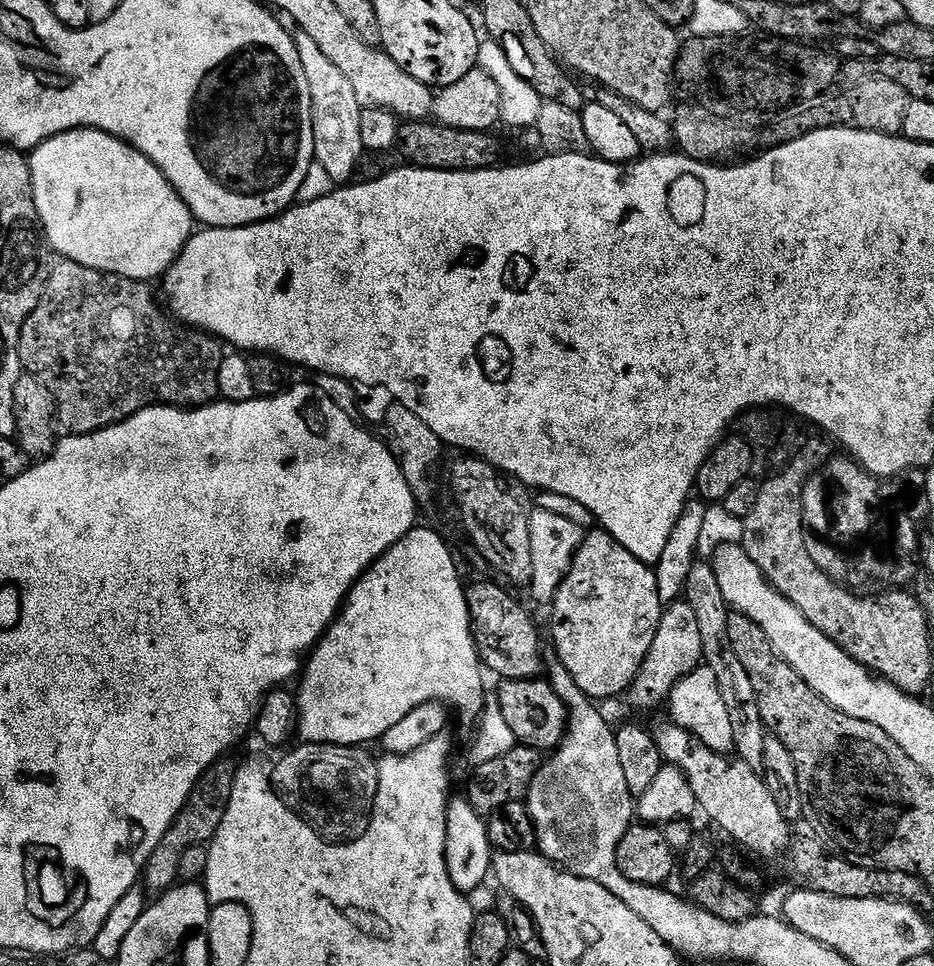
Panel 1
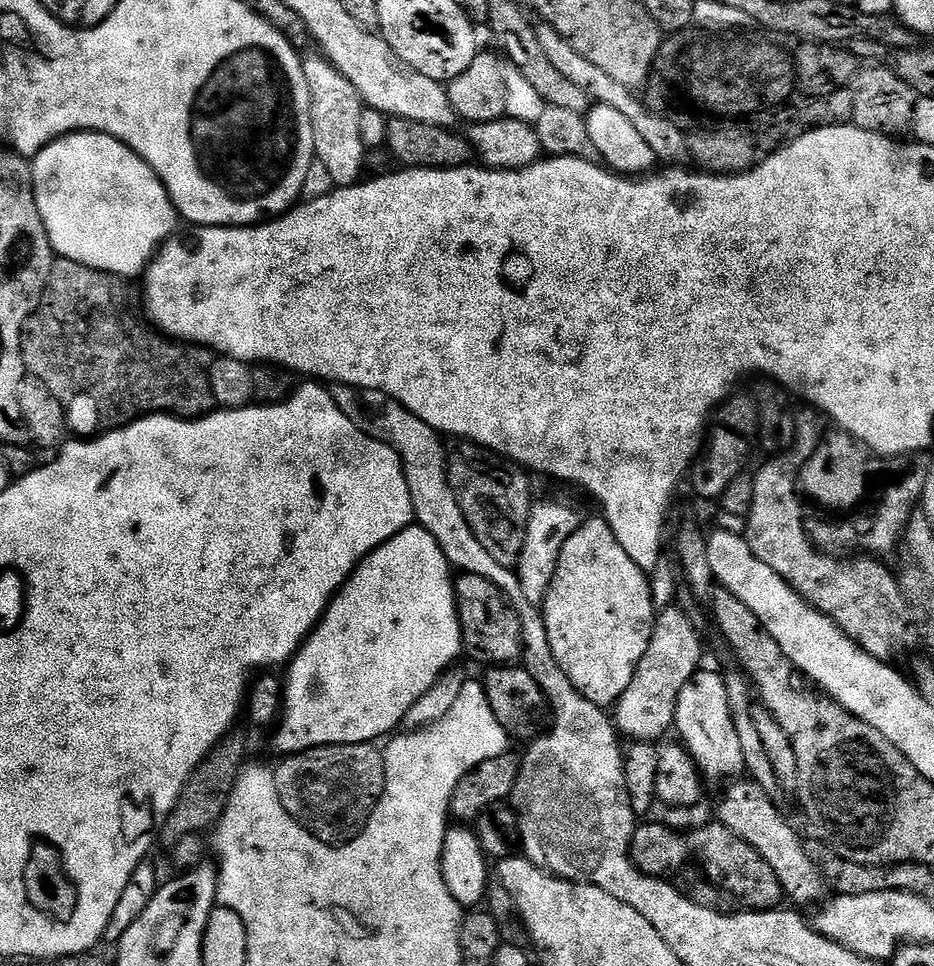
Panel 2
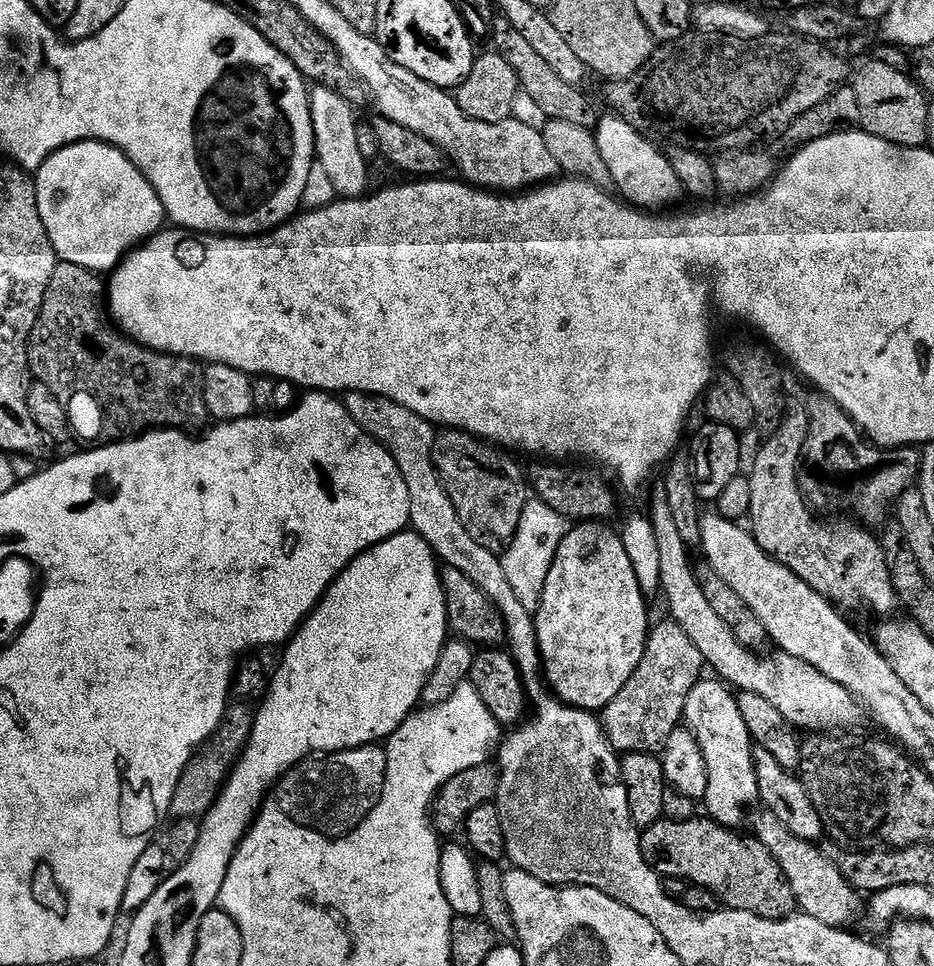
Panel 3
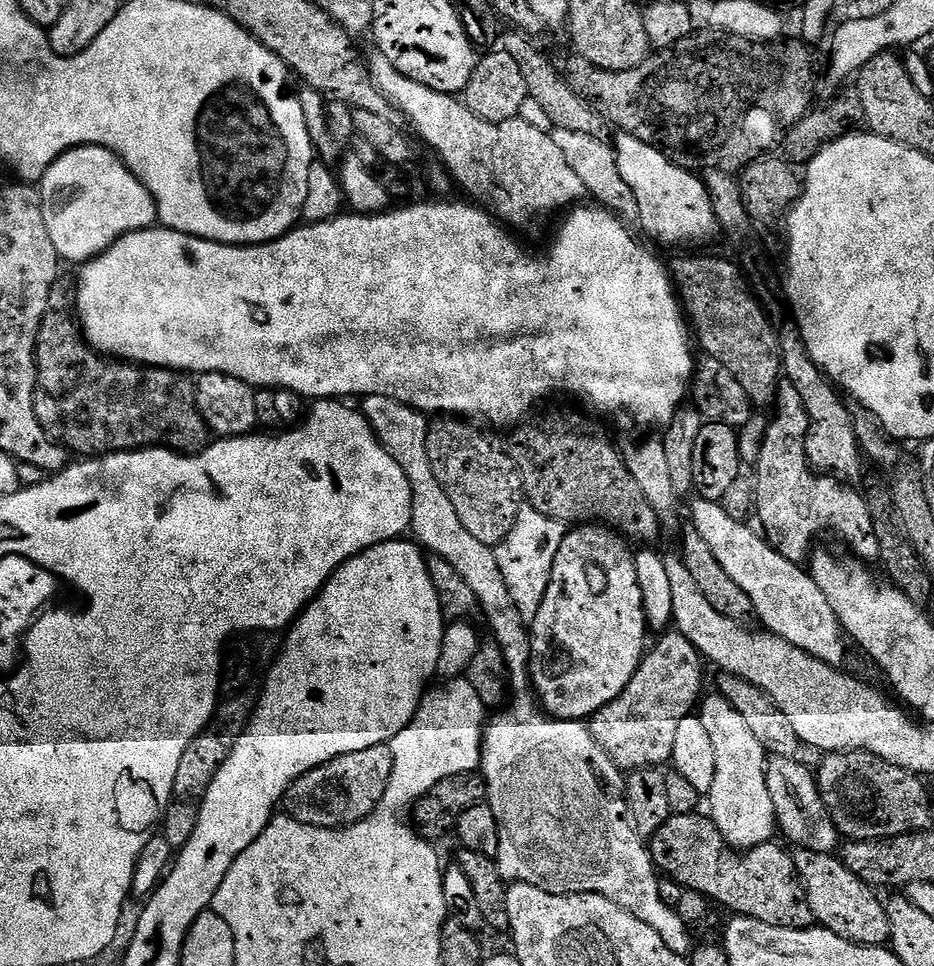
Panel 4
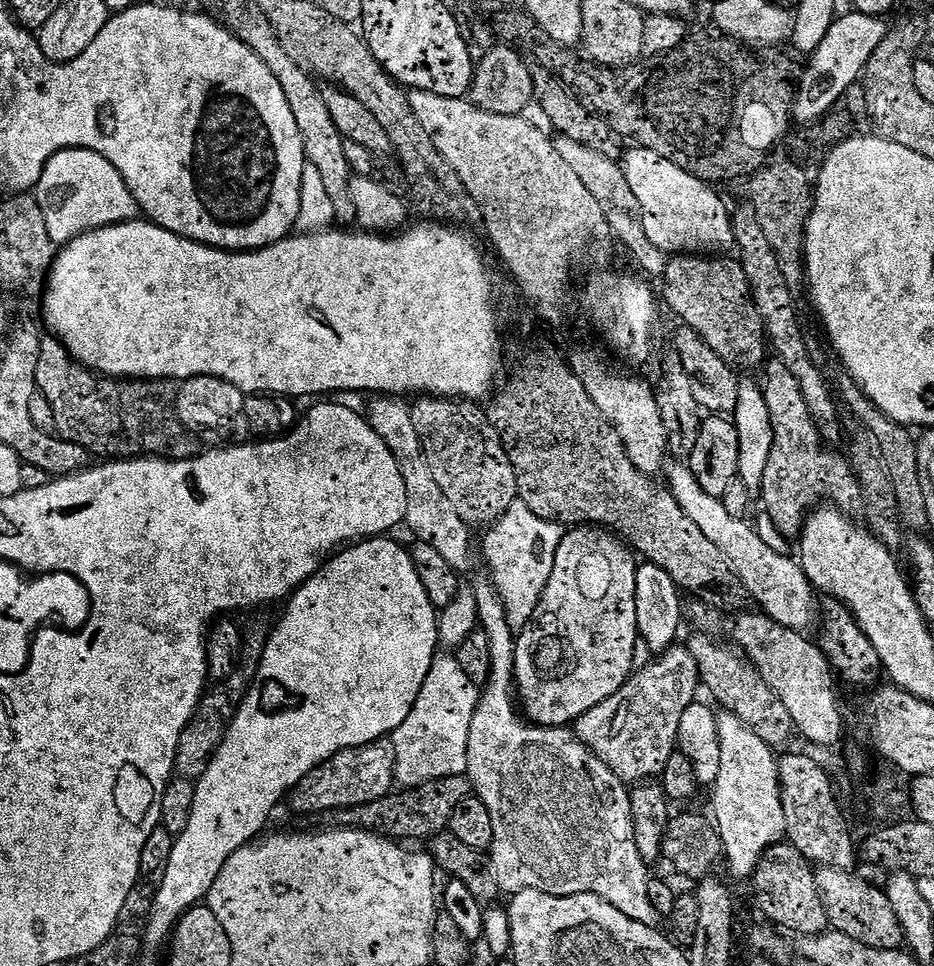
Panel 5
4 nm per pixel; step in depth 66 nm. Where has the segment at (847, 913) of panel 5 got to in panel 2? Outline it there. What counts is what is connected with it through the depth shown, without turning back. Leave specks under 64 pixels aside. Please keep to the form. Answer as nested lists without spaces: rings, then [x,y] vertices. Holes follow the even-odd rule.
[[[744,778],[729,783],[725,788],[728,789],[720,800],[719,823],[734,830],[738,838],[745,840],[768,863],[770,870],[774,870],[778,882],[784,887],[784,895],[789,901],[792,899],[796,904],[819,905],[825,899],[824,874],[810,858],[805,841],[800,841],[791,822],[776,809],[773,797]]]

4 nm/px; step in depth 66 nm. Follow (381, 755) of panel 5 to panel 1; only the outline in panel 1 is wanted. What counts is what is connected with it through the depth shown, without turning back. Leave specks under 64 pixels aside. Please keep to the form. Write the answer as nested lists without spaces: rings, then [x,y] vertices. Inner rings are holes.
[[[307,742],[299,746],[293,752],[285,751],[285,756],[280,761],[277,759],[272,769],[272,787],[282,803],[333,844],[362,838],[372,821],[380,785],[377,757],[372,757],[364,746]]]

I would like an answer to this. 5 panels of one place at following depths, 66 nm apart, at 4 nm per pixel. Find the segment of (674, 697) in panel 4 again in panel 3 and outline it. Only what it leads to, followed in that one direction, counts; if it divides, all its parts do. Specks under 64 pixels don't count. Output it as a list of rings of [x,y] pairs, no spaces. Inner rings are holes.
[[[664,618],[657,628],[655,625],[648,633],[642,662],[638,662],[634,674],[630,674],[630,682],[602,709],[604,732],[617,753],[659,753],[670,734],[681,727],[686,698],[690,698],[690,690],[694,690],[705,672],[706,665],[702,654],[698,654],[698,646],[690,642],[678,622]]]

